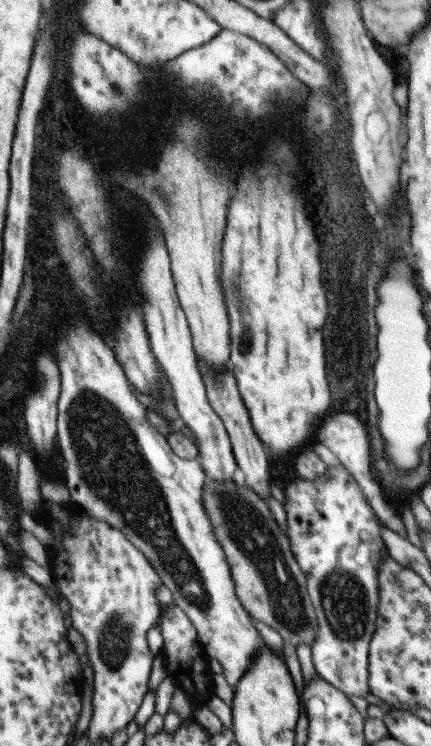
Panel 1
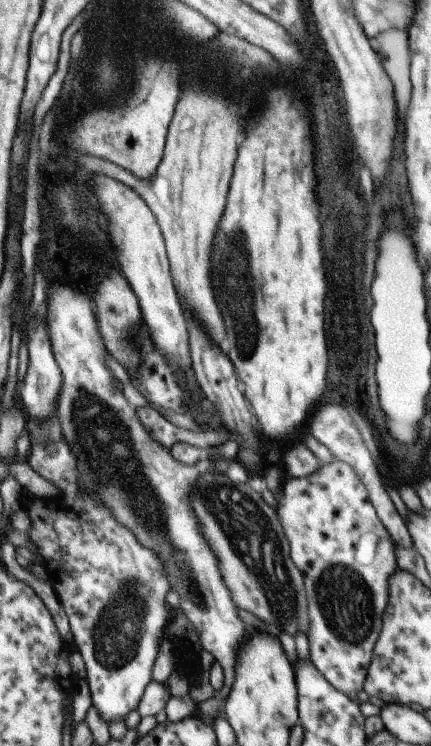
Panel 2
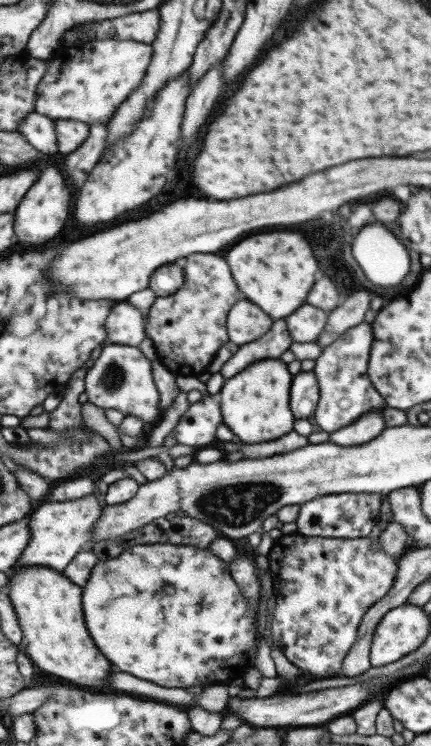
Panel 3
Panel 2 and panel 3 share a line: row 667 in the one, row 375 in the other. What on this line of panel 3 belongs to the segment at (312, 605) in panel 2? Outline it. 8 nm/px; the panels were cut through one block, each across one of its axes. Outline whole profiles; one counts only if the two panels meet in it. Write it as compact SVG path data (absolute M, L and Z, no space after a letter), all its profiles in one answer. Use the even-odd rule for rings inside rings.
M363 321L347 329L329 346L324 346L319 357L314 360L312 371L317 378L319 400L312 417L322 431L338 431L341 427L353 423L361 414L379 412L386 407L383 397L375 390L366 373L371 341L371 324Z

